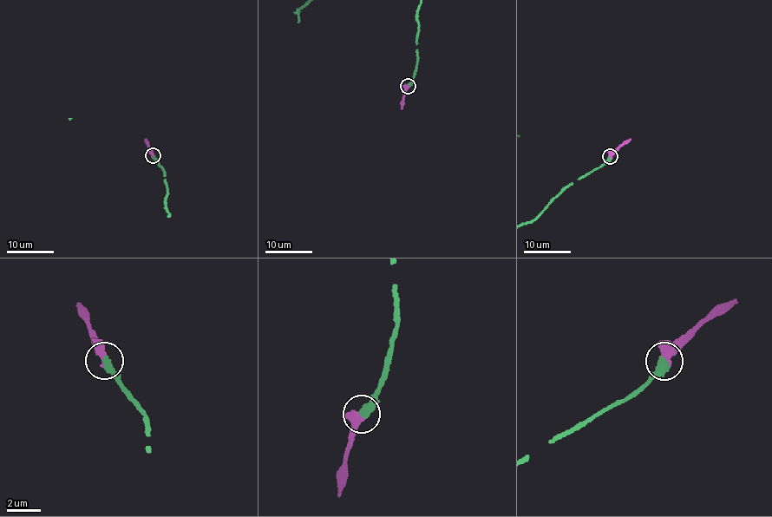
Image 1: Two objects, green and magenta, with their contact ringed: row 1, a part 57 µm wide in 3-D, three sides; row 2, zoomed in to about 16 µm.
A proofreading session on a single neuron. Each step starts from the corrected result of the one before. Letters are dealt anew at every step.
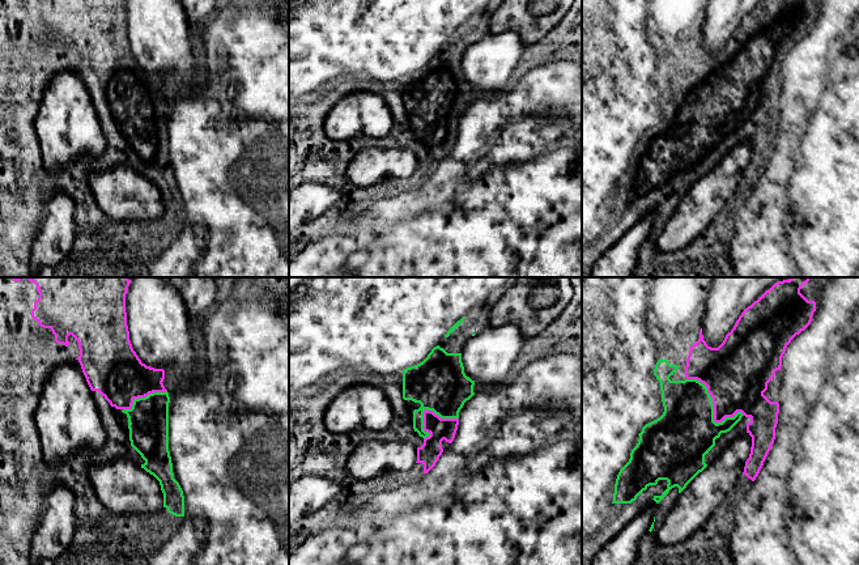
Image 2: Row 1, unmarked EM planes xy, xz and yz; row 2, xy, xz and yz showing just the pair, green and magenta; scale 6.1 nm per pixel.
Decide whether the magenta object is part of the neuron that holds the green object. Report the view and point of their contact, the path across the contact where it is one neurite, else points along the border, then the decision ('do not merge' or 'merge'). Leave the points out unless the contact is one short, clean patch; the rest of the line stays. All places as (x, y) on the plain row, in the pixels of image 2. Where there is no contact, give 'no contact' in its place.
contact yz (713, 115); merge

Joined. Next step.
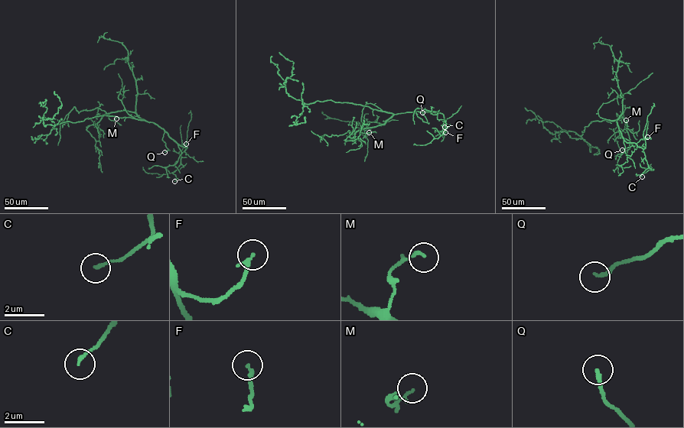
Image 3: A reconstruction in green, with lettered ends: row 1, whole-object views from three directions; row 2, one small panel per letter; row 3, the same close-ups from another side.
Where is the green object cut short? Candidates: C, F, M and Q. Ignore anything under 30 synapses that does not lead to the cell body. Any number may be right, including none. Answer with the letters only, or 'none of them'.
none of them

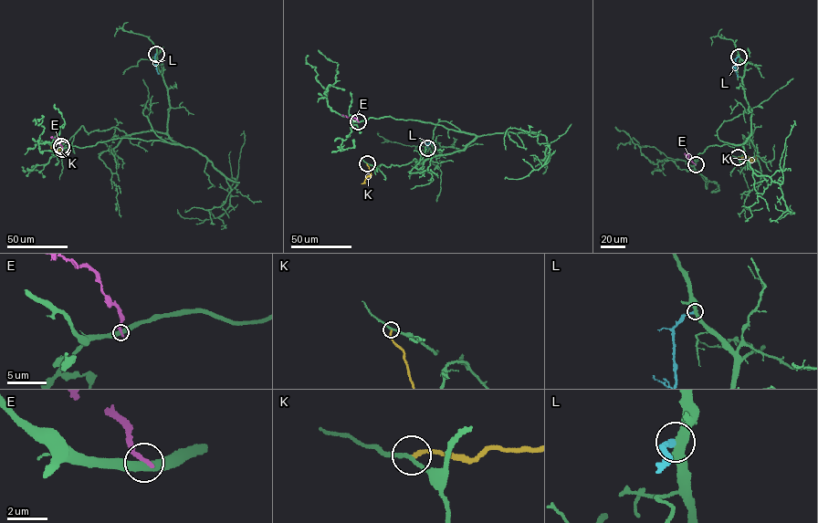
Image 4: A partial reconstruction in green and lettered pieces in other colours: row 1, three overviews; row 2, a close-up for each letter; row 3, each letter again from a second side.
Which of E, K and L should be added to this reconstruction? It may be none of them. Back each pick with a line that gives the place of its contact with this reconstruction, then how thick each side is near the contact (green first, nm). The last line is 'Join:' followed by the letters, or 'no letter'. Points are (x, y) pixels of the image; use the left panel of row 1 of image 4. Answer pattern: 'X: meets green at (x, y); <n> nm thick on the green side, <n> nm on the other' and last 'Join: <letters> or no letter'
Join: no letter

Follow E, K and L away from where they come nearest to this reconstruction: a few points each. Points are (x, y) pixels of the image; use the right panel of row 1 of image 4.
E: (696, 164), (684, 154)
K: (738, 157), (748, 157), (752, 162), (756, 156)
L: (739, 57), (736, 58), (738, 77)

